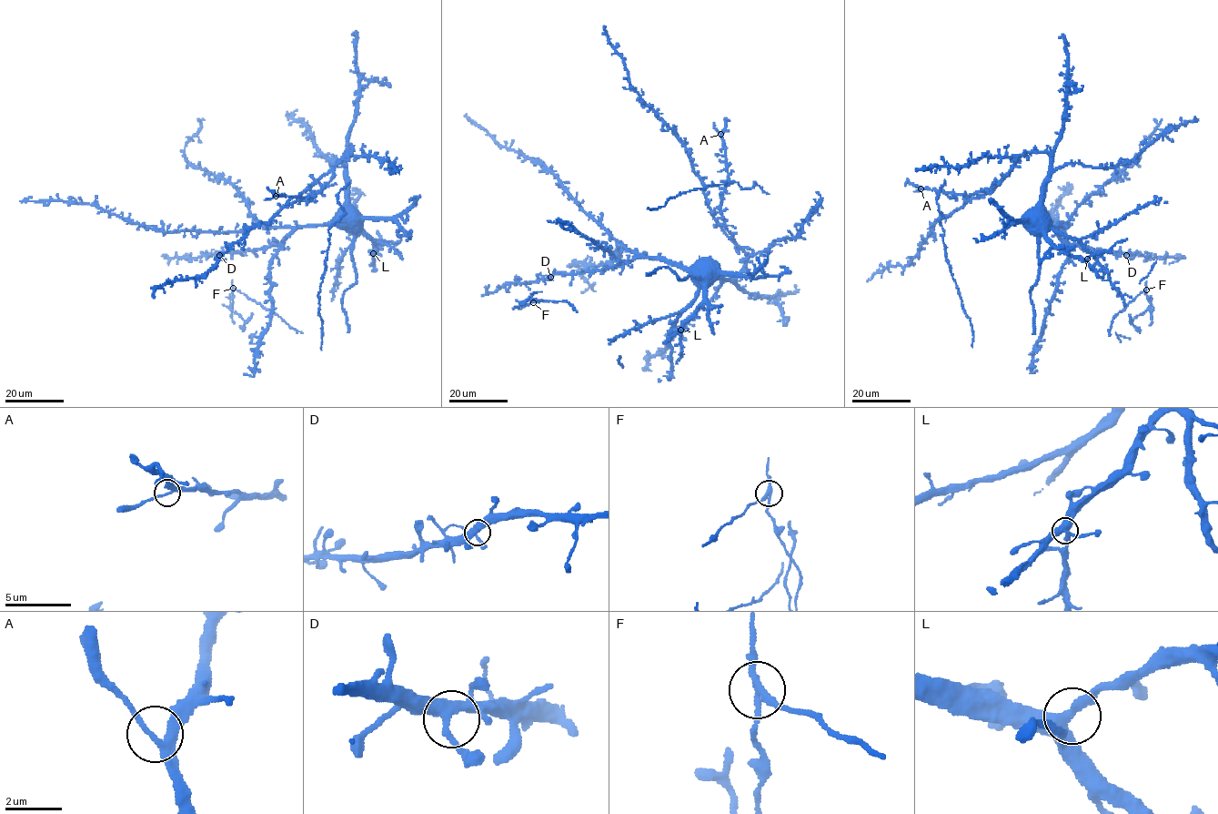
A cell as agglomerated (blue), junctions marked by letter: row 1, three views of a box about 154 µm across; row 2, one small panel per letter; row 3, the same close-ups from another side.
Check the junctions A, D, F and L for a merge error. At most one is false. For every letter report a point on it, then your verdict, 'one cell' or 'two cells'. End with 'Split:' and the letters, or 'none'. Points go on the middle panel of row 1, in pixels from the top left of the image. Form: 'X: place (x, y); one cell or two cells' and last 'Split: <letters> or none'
A: place (720, 134); one cell
D: place (550, 277); one cell
F: place (533, 302); two cells
L: place (680, 330); one cell
Split: F

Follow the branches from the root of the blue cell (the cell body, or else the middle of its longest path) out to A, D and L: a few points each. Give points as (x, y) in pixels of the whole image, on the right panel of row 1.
A: (1031, 222), (1028, 214), (1039, 205), (1049, 170), (1045, 152), (1021, 155), (985, 191), (921, 188)
D: (1031, 222), (1028, 224), (1055, 227), (1061, 239), (1071, 244), (1095, 250), (1121, 251), (1126, 255)
L: (1031, 222), (1028, 224), (1030, 228), (1044, 230), (1047, 237), (1057, 247), (1087, 259)

